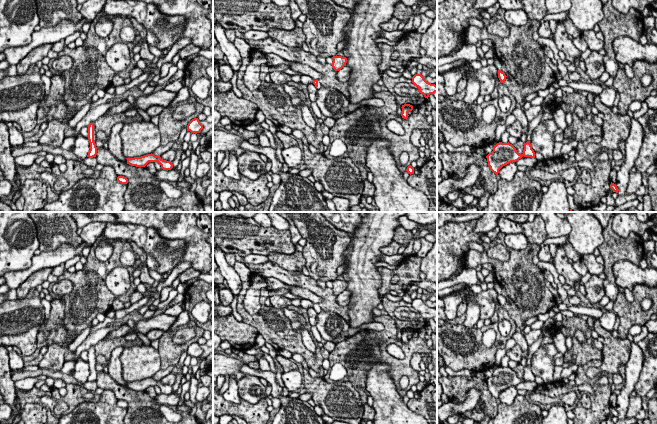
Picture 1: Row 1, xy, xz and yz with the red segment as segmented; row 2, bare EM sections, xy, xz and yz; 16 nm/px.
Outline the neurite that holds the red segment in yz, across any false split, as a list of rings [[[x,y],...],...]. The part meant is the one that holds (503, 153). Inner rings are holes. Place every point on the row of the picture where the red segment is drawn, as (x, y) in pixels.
[[[552,93],[549,94],[546,98],[544,98],[543,103],[541,105],[542,111],[538,114],[536,118],[534,118],[532,121],[529,122],[528,132],[527,132],[527,142],[524,143],[524,150],[522,155],[519,154],[516,148],[509,142],[508,143],[499,142],[496,145],[494,145],[493,151],[486,156],[488,166],[490,167],[490,170],[493,173],[498,175],[499,170],[503,166],[511,162],[516,162],[519,159],[521,159],[523,156],[535,158],[535,152],[531,146],[531,134],[533,130],[541,122],[546,106],[550,105],[553,100],[554,100],[554,96]]]

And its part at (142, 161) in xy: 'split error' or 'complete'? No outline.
complete

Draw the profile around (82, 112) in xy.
[[[91,103],[84,105],[68,122],[70,128],[75,128],[76,124],[87,114],[90,110]]]

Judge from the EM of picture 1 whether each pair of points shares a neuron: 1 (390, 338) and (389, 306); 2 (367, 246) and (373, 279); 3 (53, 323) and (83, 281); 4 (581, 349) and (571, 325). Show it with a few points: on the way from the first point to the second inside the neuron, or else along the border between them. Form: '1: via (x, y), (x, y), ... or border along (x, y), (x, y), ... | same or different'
1: border along (388, 314), (393, 319) | different
2: via (367, 254), (367, 271) | same
3: border along (64, 306), (63, 324), (67, 330) | different
4: via (588, 341), (587, 332), (579, 325) | same

